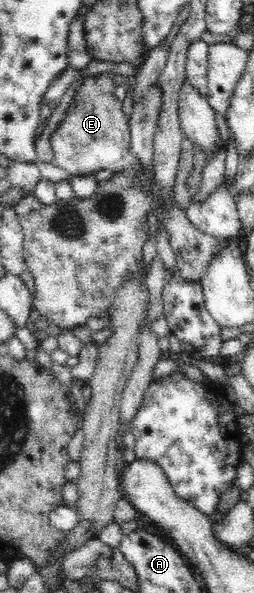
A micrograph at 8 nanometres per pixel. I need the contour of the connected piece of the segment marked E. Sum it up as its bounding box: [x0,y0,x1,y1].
[51,74,137,176]

